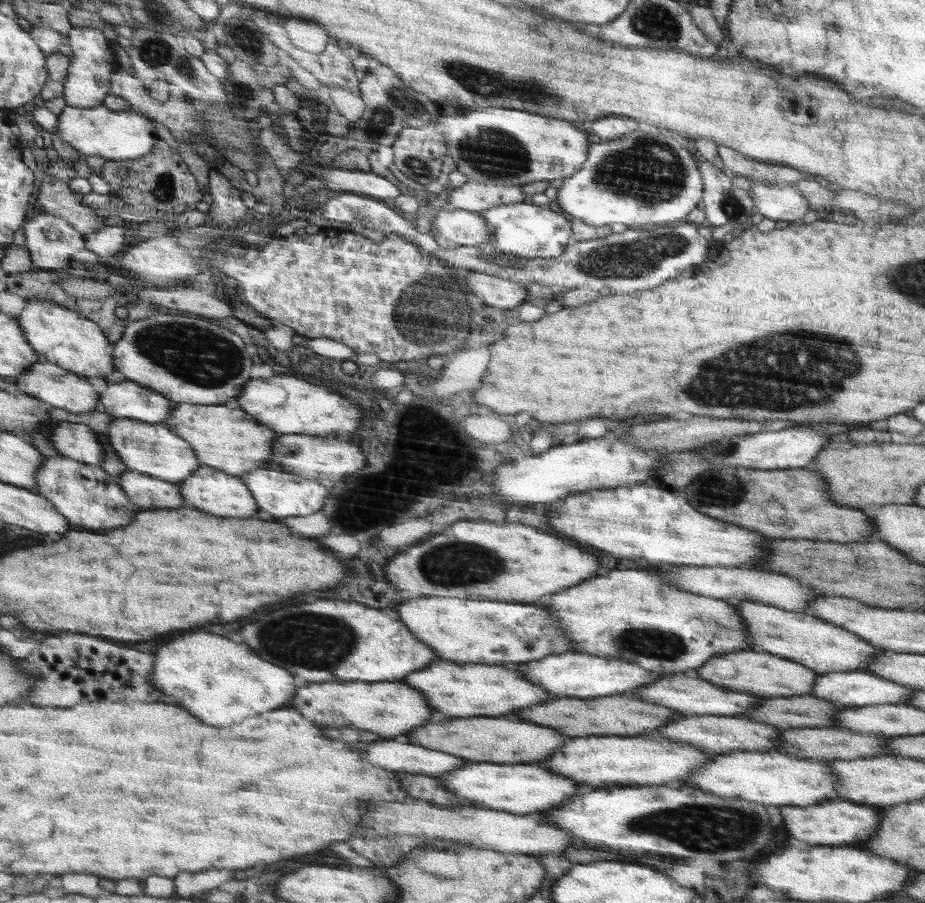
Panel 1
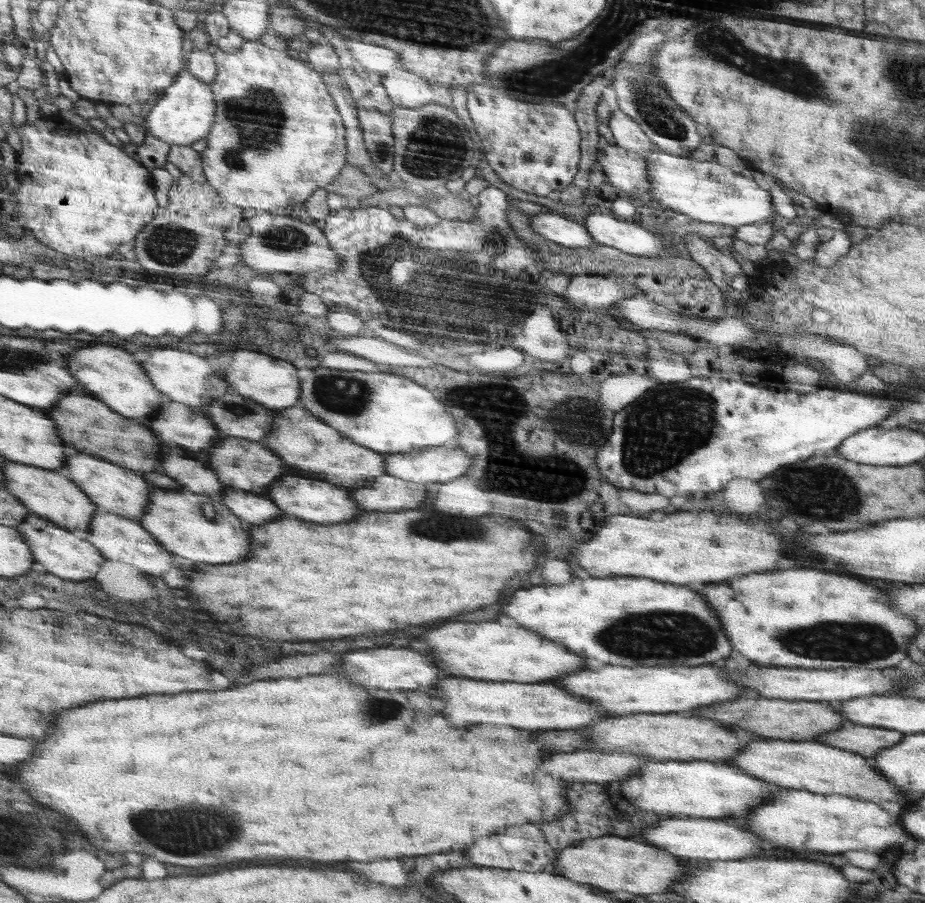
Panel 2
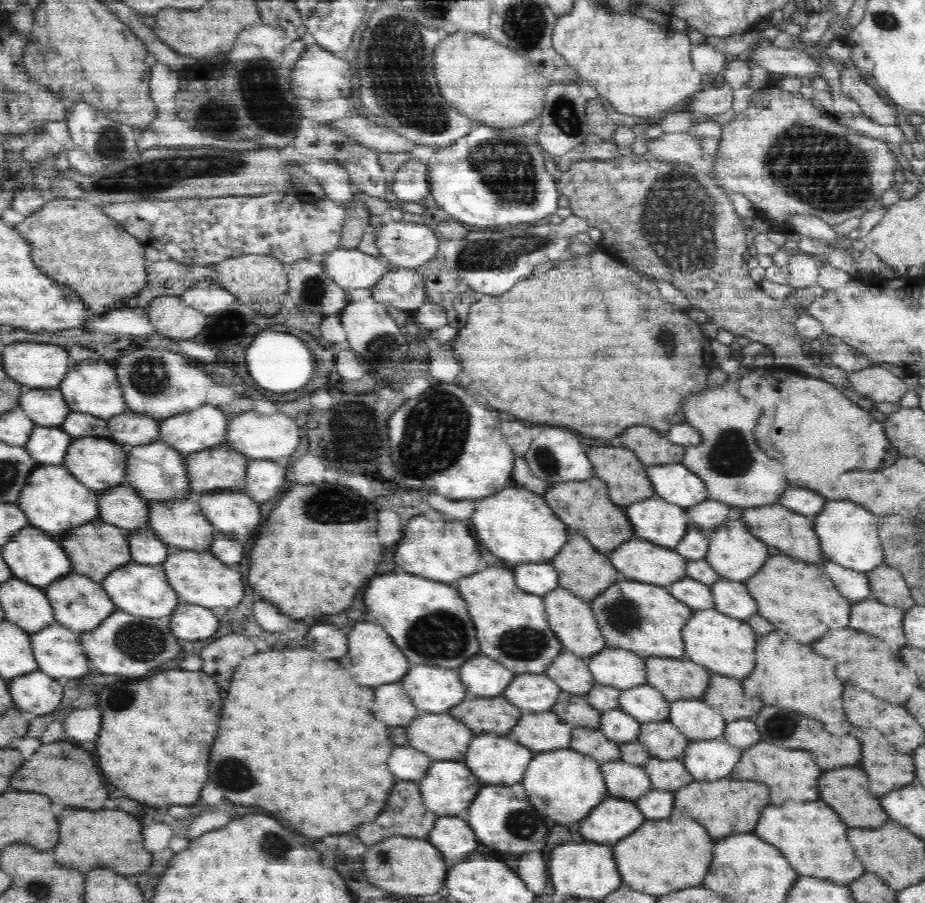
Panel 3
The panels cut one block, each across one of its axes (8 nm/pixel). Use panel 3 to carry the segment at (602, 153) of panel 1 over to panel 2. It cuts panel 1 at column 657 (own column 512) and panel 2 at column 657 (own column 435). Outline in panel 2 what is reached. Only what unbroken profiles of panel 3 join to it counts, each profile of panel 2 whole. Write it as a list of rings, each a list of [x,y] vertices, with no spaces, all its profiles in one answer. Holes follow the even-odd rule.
[[[656,147],[642,154],[650,181],[650,199],[658,200],[672,212],[682,212],[702,222],[735,227],[758,222],[771,223],[772,218],[776,218],[770,191],[762,189],[748,174],[734,172],[715,160],[694,162],[690,158],[660,151]]]

